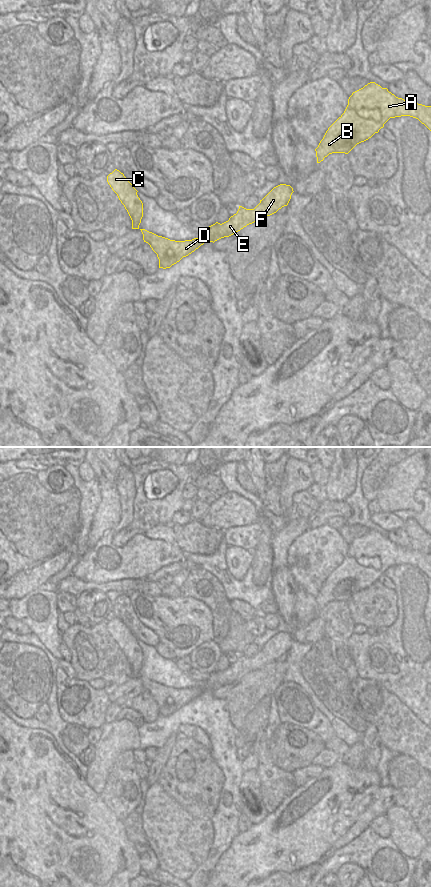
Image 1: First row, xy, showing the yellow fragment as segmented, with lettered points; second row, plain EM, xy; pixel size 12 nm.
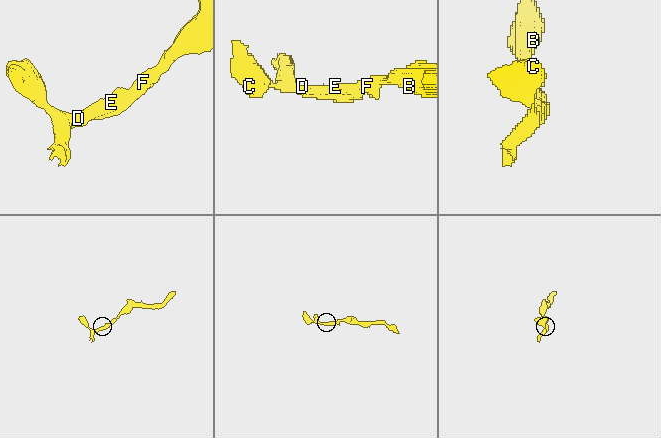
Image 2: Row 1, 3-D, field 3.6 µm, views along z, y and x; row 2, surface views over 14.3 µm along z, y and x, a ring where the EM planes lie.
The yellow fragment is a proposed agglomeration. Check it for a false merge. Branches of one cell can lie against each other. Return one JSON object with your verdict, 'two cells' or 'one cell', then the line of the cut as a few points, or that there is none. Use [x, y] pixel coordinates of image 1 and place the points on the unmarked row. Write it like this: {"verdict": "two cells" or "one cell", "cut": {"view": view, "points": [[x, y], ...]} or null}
{"verdict": "one cell", "cut": null}

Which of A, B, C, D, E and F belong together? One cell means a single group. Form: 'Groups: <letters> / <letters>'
Groups: A B C D E F

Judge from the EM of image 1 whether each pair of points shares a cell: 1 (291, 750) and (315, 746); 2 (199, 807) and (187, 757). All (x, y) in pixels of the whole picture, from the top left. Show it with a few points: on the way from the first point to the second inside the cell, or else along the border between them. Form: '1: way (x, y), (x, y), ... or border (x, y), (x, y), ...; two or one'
1: way (297, 749), (309, 746); one
2: way (199, 795), (190, 769); one

